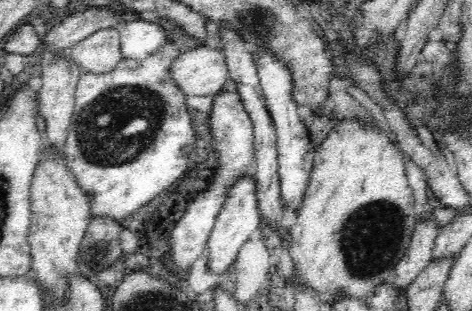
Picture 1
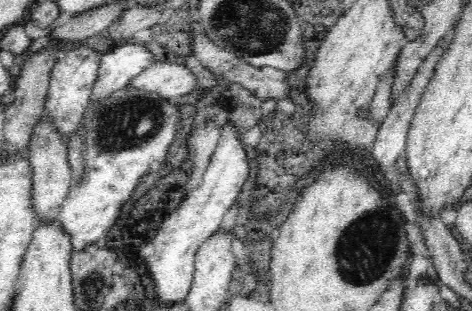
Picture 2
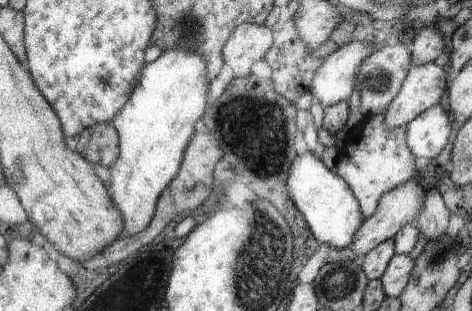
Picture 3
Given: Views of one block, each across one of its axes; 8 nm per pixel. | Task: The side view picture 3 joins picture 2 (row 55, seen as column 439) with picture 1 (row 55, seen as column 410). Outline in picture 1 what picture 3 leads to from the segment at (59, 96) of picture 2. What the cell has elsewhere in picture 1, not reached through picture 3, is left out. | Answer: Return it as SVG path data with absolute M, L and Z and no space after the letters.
M106 28L100 32L94 32L92 36L76 42L72 46L72 58L76 62L80 62L80 66L84 68L84 72L110 72L114 70L114 66L118 66L124 56L122 56L122 38L118 28Z

